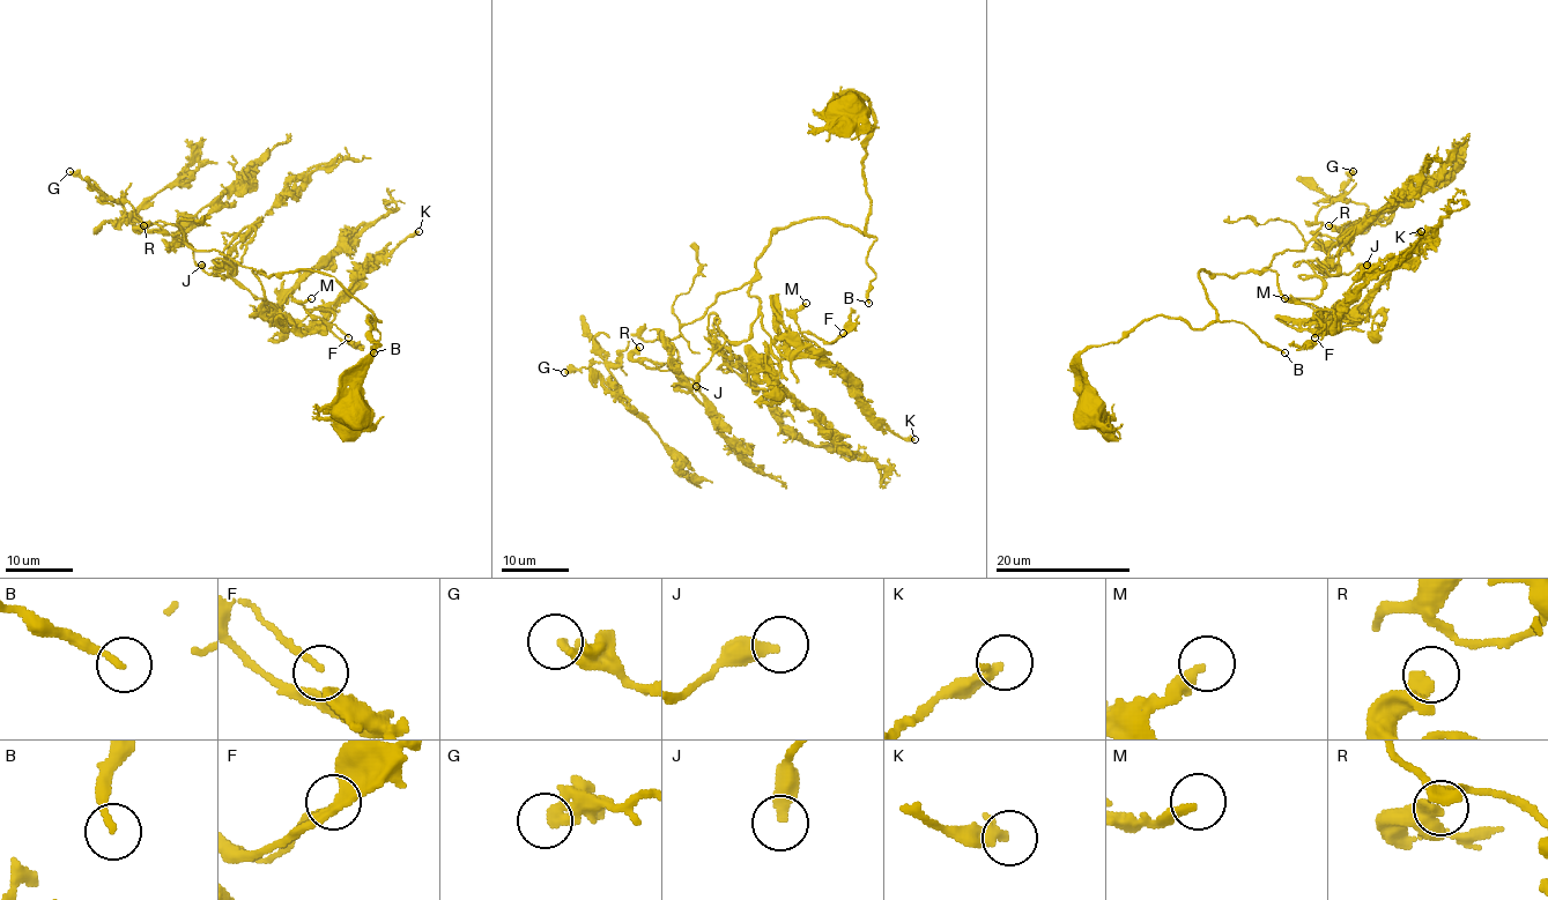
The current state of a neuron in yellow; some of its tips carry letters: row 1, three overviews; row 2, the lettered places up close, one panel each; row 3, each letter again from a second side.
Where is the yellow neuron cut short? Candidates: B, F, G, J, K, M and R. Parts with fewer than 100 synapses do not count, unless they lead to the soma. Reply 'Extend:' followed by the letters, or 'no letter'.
Extend: B, J

